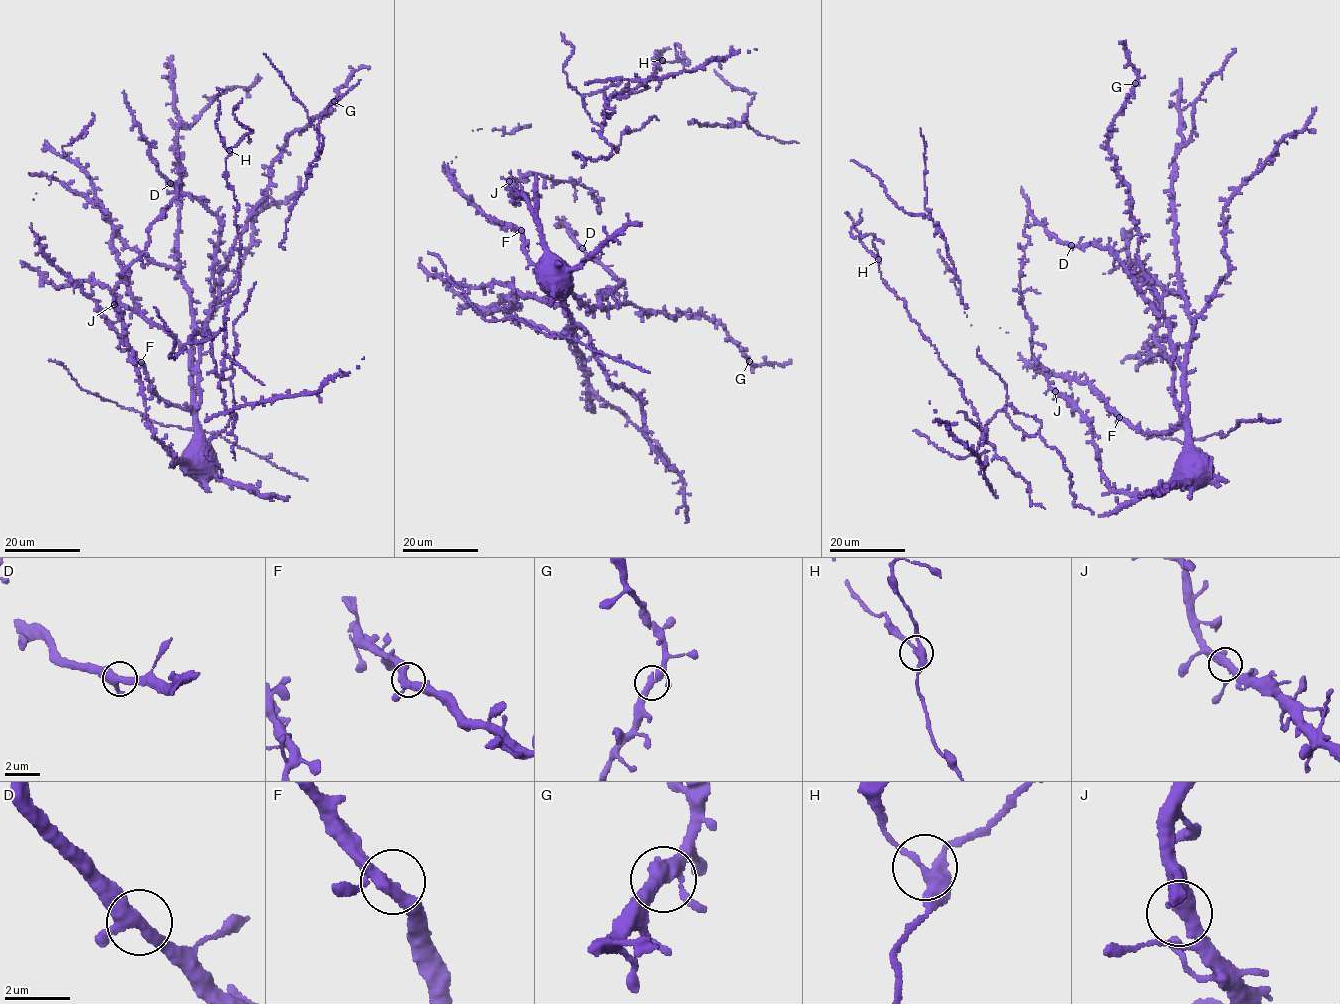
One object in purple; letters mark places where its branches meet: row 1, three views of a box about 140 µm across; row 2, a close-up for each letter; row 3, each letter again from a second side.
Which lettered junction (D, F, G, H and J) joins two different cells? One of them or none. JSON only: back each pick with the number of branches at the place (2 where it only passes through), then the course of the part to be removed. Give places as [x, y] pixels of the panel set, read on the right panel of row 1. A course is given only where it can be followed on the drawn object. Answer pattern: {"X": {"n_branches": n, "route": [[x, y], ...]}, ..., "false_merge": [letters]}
{"false_merge": []}

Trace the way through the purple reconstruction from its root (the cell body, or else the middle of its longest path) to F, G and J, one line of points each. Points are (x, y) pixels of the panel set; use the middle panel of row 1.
F: (553, 264), (559, 286), (530, 261), (522, 246), (524, 236), (521, 230)
G: (553, 264), (561, 288), (591, 309), (629, 303), (675, 320), (682, 314), (717, 319), (749, 361)
J: (553, 264), (528, 200), (519, 193), (521, 199), (517, 197), (517, 202), (513, 199), (513, 184), (509, 181)

